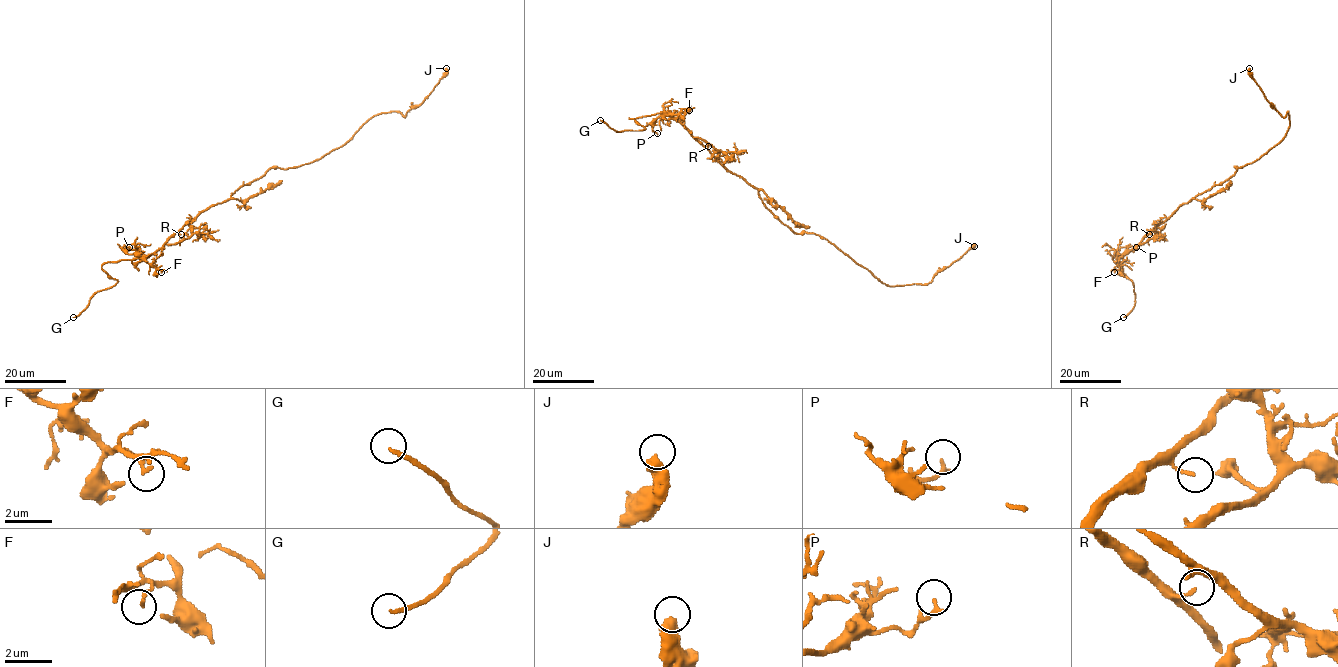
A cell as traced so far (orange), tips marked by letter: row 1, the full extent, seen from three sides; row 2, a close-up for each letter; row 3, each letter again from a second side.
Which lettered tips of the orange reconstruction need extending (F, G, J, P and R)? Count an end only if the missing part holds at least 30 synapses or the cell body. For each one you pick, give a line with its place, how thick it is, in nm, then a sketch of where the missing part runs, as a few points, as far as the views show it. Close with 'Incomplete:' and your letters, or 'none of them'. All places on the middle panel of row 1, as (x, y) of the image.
G: place (600, 120); calibre 150 nm; course (600, 120), (576, 104)
Incomplete: G

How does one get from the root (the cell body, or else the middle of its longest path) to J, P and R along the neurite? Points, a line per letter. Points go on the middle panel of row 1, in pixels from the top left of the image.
J: (768, 209), (795, 232), (815, 233), (826, 239), (889, 286), (928, 284), (938, 272), (974, 246)
P: (768, 209), (756, 188), (728, 171), (679, 122), (662, 114), (652, 125), (657, 133)
R: (768, 209), (758, 190), (728, 171), (705, 148), (708, 146)

